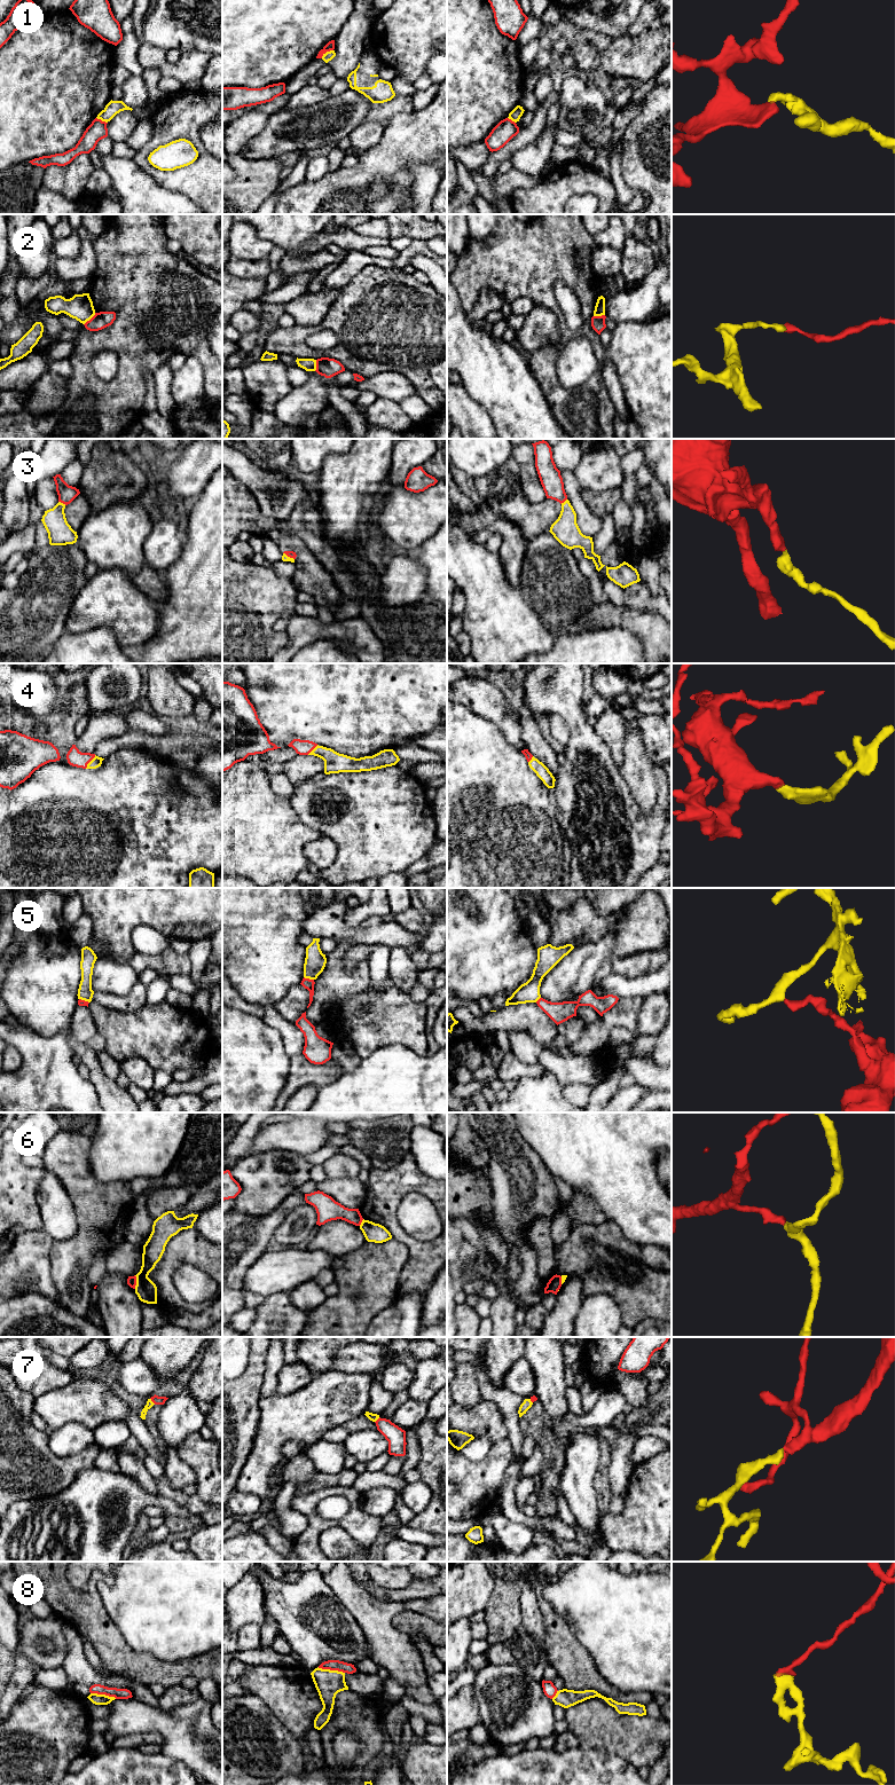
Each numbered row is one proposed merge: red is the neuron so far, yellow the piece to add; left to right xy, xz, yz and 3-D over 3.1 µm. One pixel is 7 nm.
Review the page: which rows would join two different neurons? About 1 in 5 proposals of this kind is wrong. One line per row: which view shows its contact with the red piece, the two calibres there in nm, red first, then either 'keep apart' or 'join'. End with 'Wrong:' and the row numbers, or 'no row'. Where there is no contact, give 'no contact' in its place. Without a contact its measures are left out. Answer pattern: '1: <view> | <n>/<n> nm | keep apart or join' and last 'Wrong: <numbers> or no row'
1: xz | 60/70 nm | keep apart
2: xy | 120/180 nm | keep apart
3: xy | 120/180 nm | join
4: xy | 120/70 nm | join
5: xz | 70/150 nm | keep apart
6: xy | 60/150 nm | keep apart
7: xy | 60/50 nm | join
8: xz | 80/190 nm | keep apart
Wrong: 1, 2, 5, 6, 8

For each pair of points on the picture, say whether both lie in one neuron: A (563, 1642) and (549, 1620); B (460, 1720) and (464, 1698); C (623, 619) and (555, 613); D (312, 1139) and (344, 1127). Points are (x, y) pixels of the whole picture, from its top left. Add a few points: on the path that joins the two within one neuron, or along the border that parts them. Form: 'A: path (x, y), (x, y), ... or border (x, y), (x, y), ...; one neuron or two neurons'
A: path (559, 1636), (551, 1626); one neuron
B: path (460, 1714), (463, 1704); one neuron
C: border (595, 604), (588, 614), (589, 629); two neurons
D: border (326, 1124), (332, 1133); two neurons

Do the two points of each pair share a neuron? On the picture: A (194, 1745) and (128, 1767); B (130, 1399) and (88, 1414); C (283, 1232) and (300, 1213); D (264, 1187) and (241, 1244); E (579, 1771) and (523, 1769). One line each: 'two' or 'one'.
A: two
B: two
C: one
D: two
E: one

